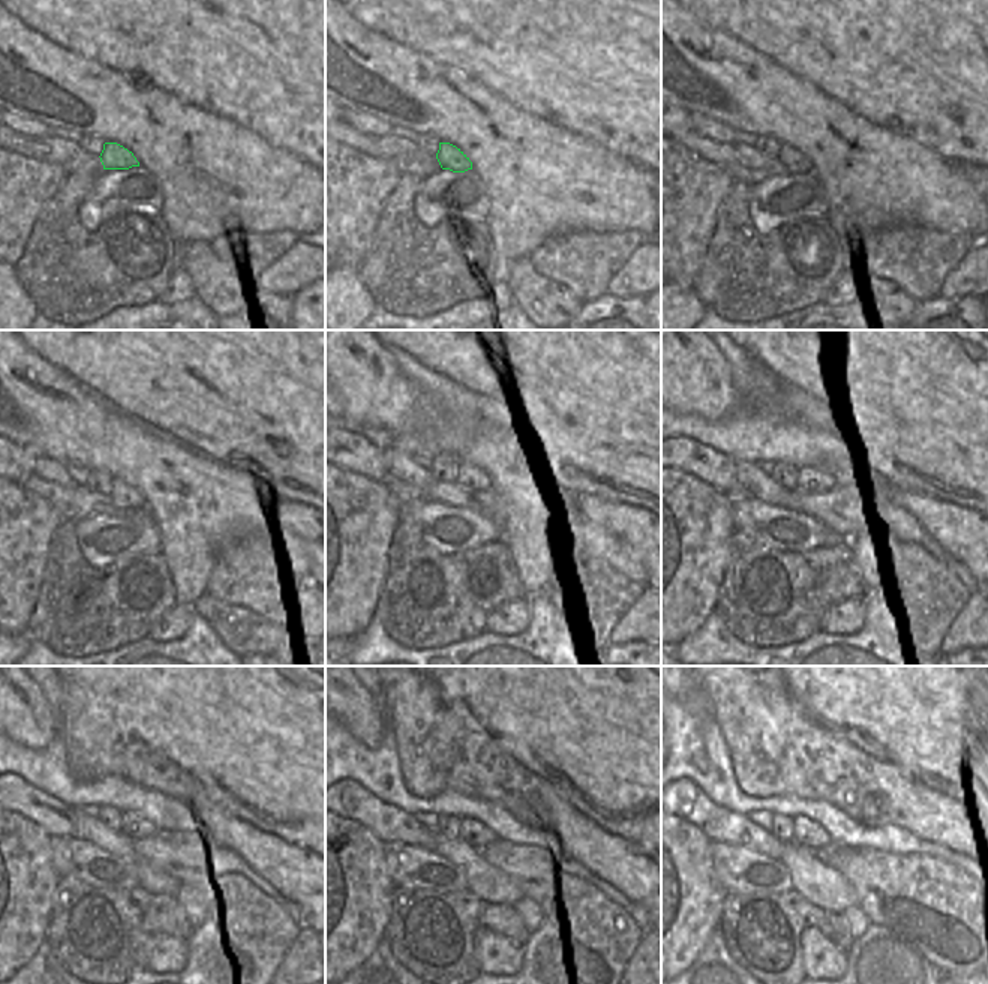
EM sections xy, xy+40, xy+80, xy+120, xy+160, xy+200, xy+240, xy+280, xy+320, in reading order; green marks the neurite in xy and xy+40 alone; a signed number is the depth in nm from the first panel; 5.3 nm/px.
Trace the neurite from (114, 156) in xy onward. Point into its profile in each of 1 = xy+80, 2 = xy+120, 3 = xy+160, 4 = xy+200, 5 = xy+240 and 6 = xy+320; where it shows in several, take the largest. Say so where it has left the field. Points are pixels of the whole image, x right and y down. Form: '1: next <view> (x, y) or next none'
1: next xy+80 (793, 159)
2: next xy+120 (126, 497)
3: next xy+160 (470, 477)
4: next xy+200 (808, 480)
5: next xy+240 (135, 827)
6: next xy+320 (807, 833)

